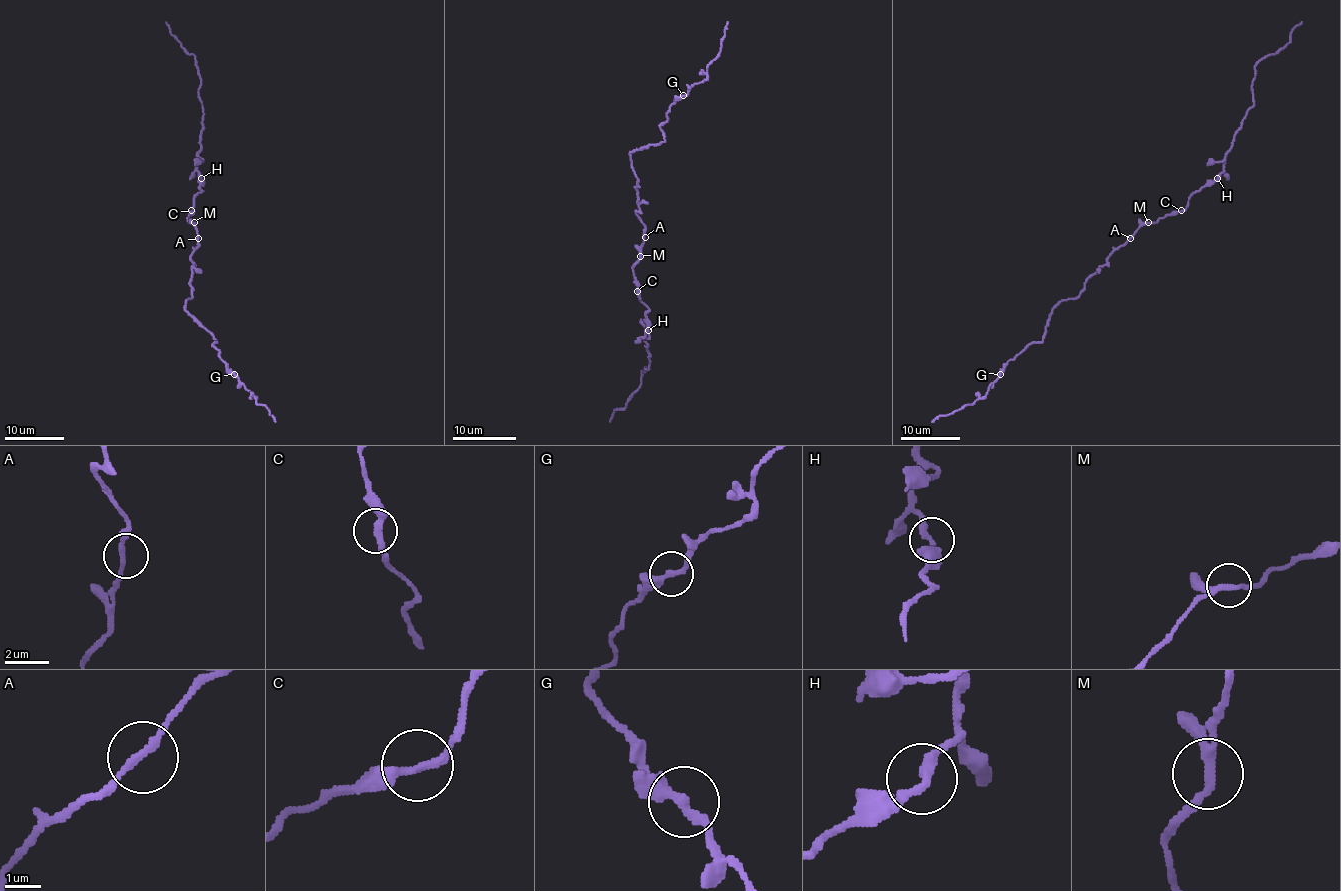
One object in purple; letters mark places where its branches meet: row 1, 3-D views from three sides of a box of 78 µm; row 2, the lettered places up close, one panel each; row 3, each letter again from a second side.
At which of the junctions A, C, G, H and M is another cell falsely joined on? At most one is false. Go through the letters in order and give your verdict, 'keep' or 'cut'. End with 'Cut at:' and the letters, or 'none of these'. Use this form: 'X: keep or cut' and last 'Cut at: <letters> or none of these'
A: keep
C: keep
G: keep
H: keep
M: keep
Cut at: none of these

